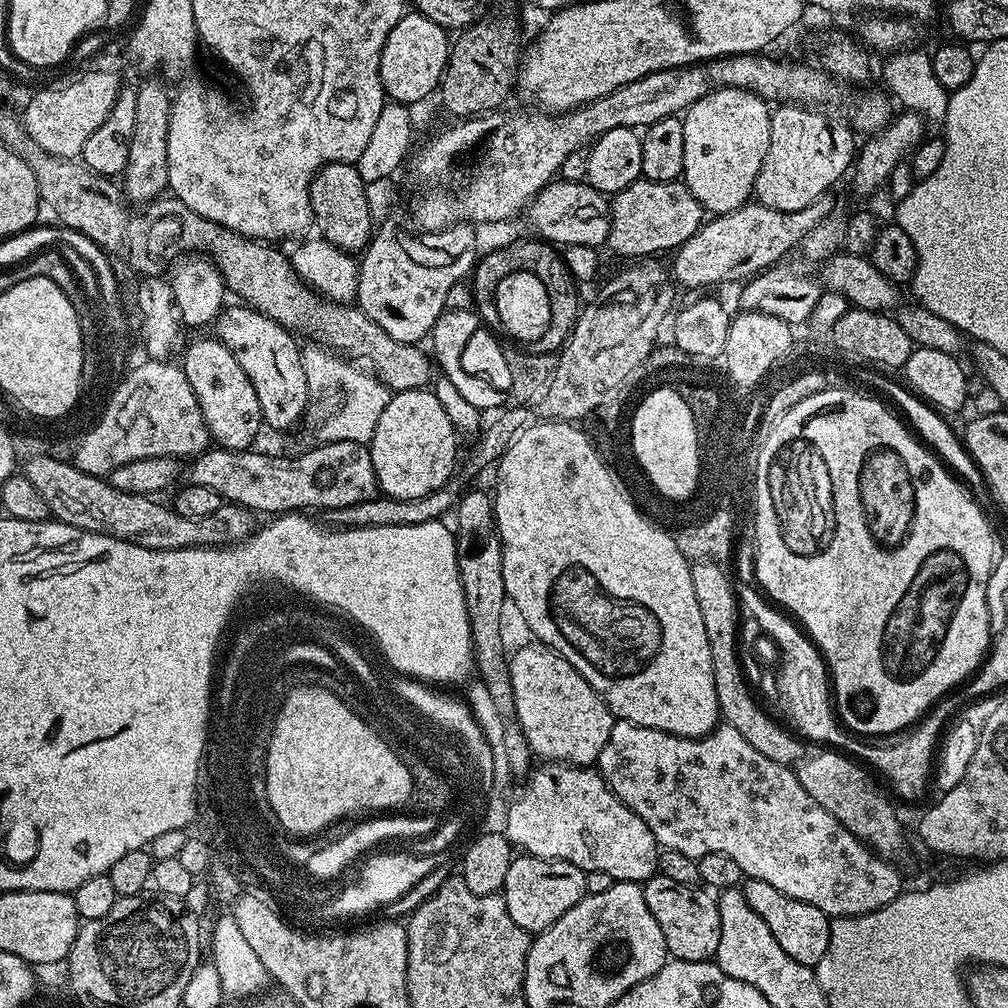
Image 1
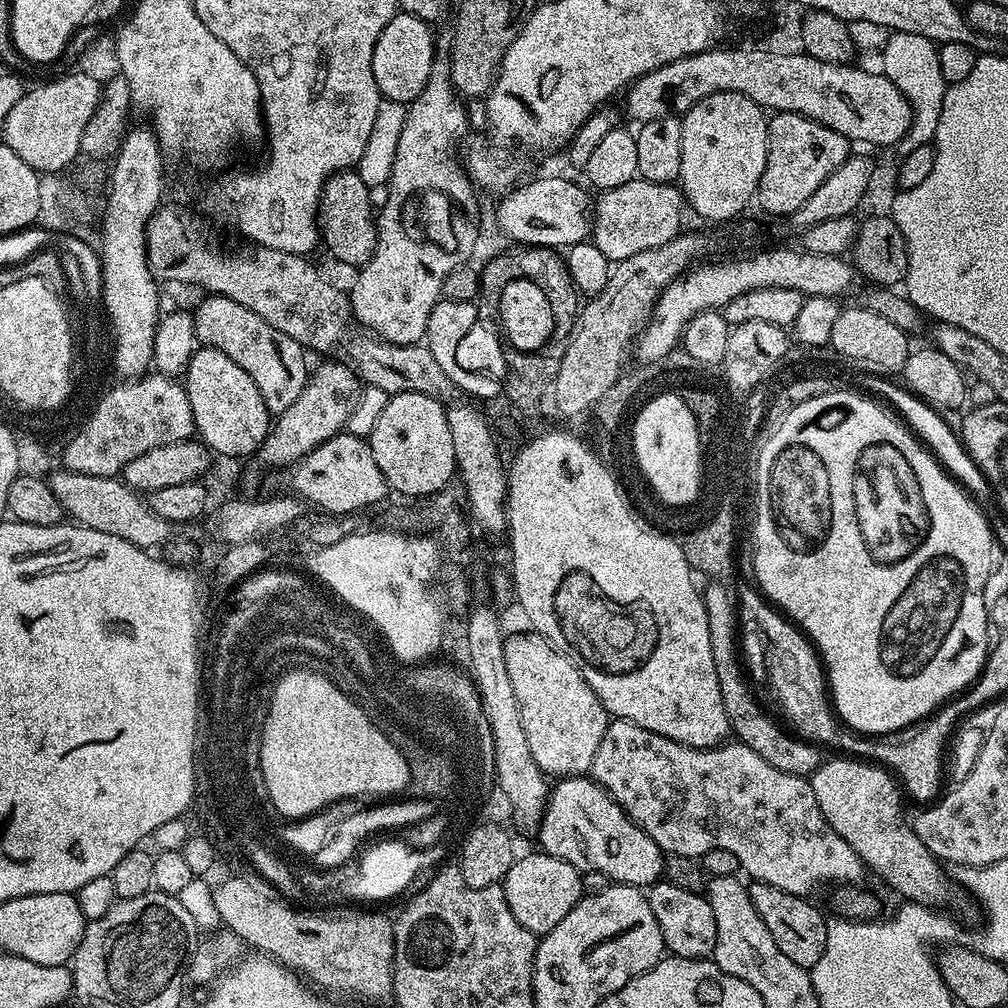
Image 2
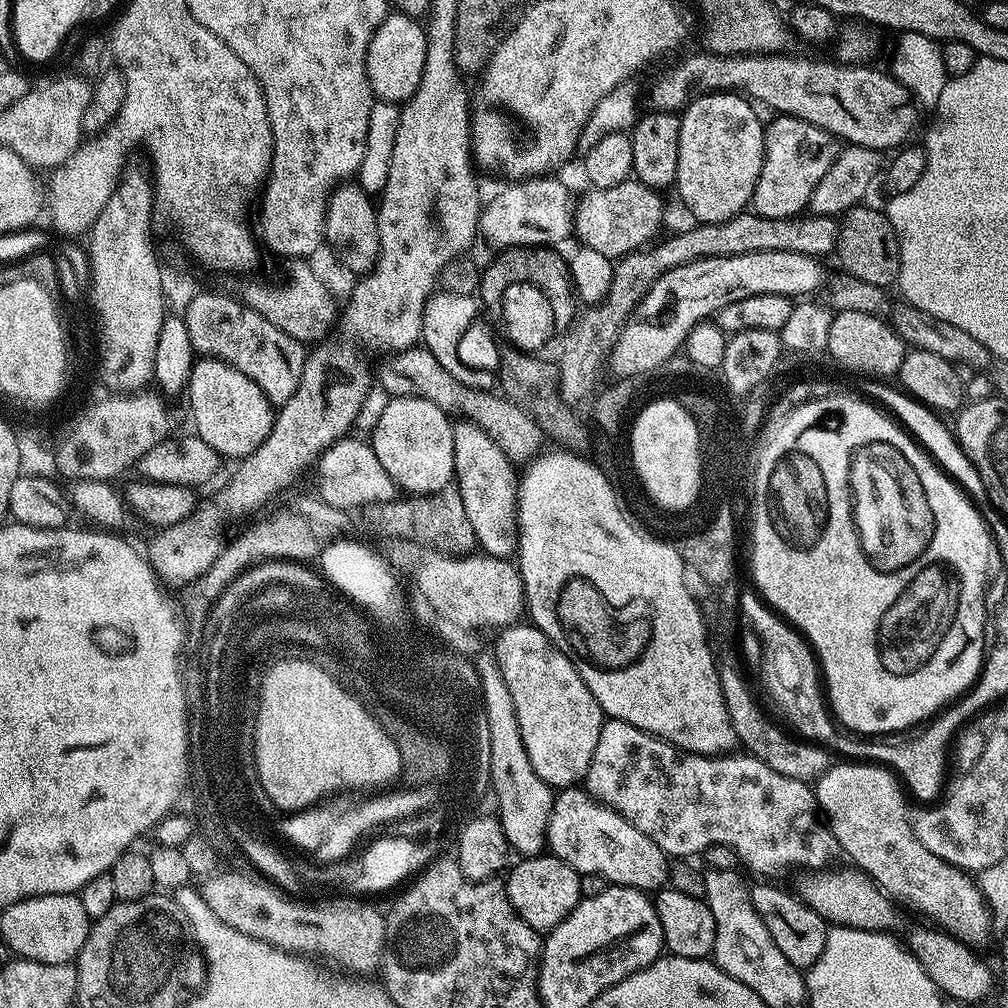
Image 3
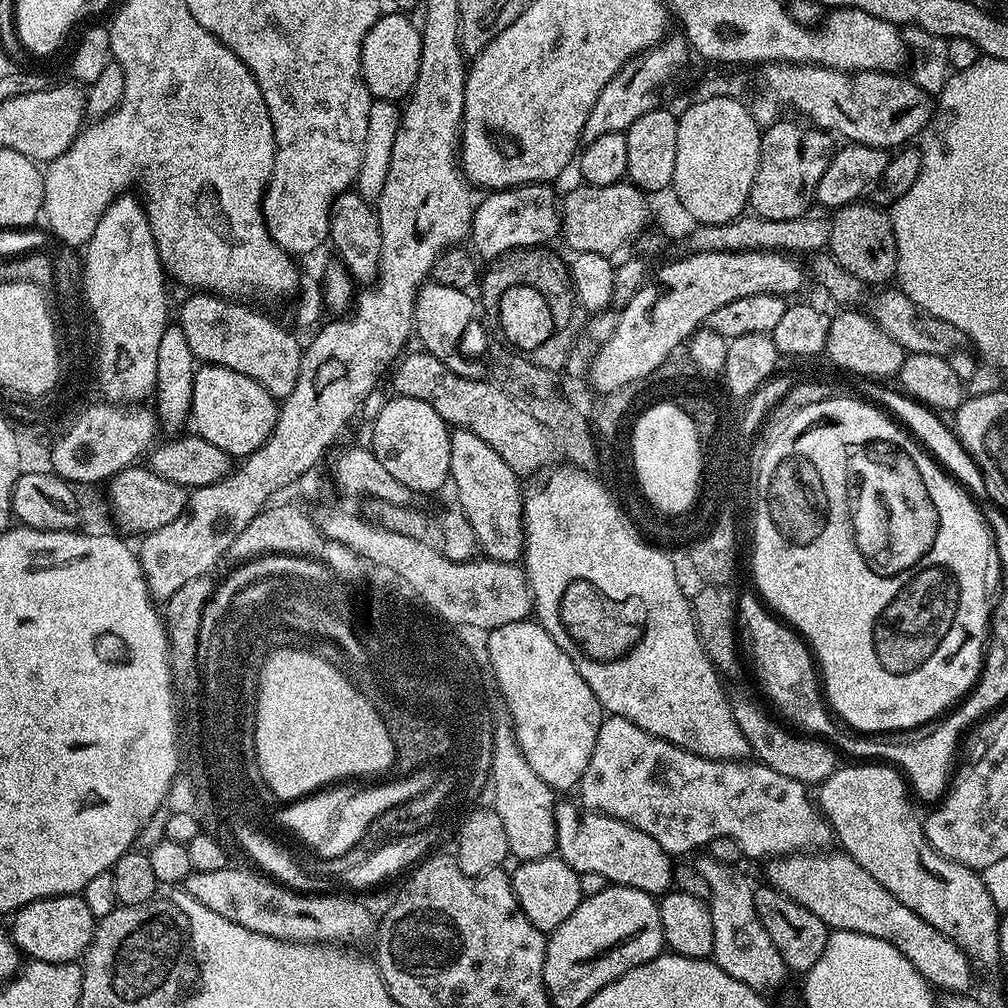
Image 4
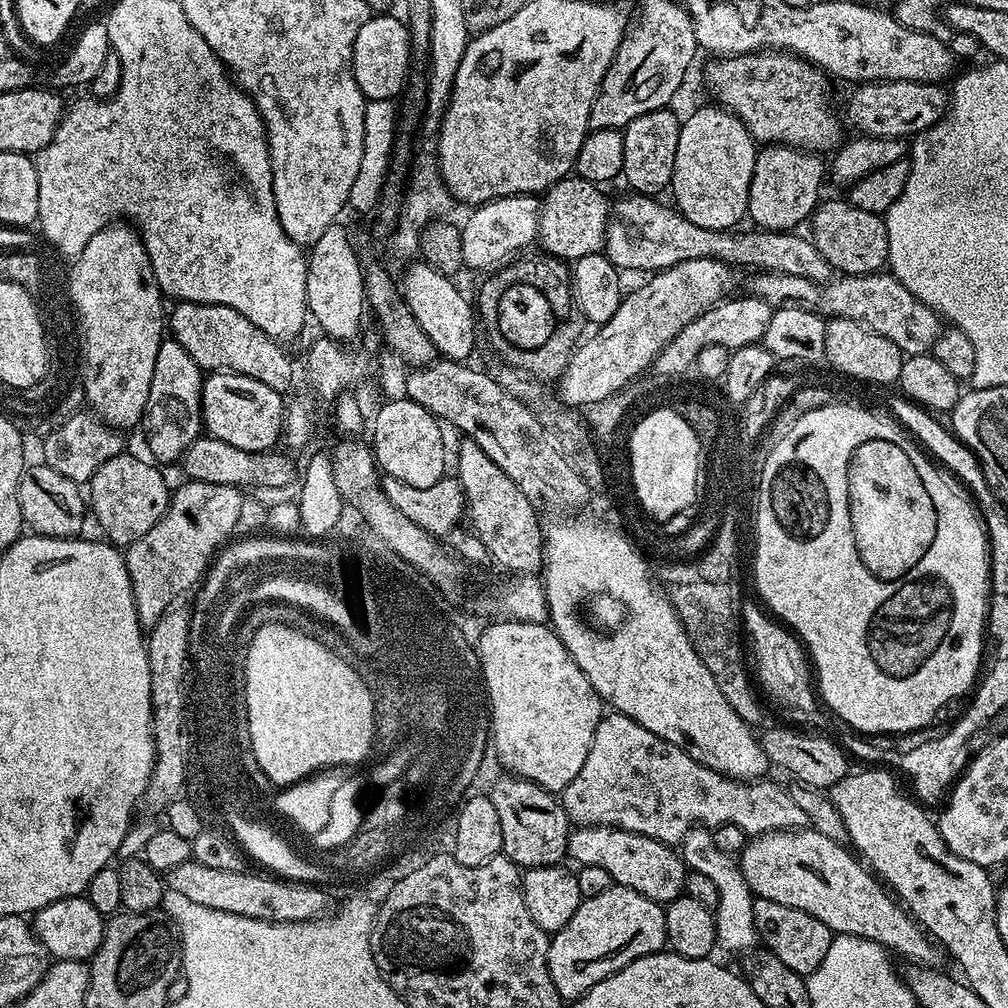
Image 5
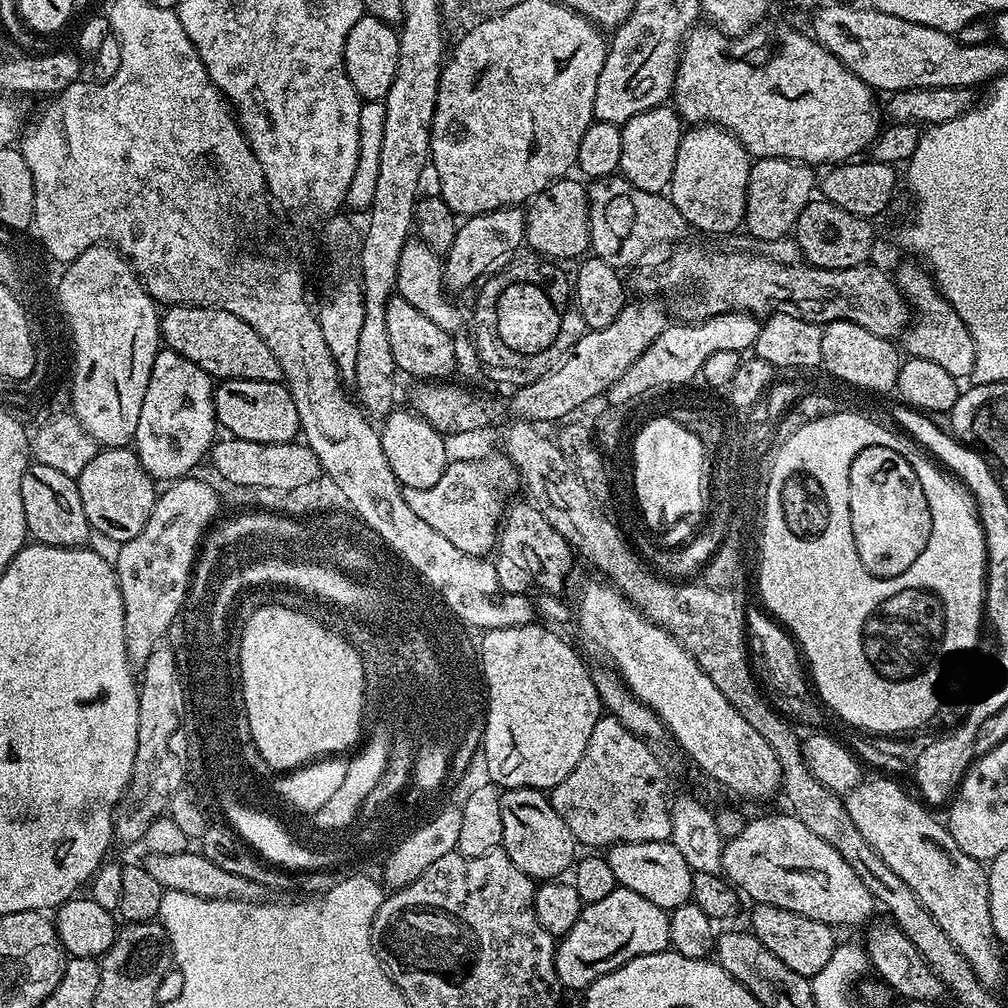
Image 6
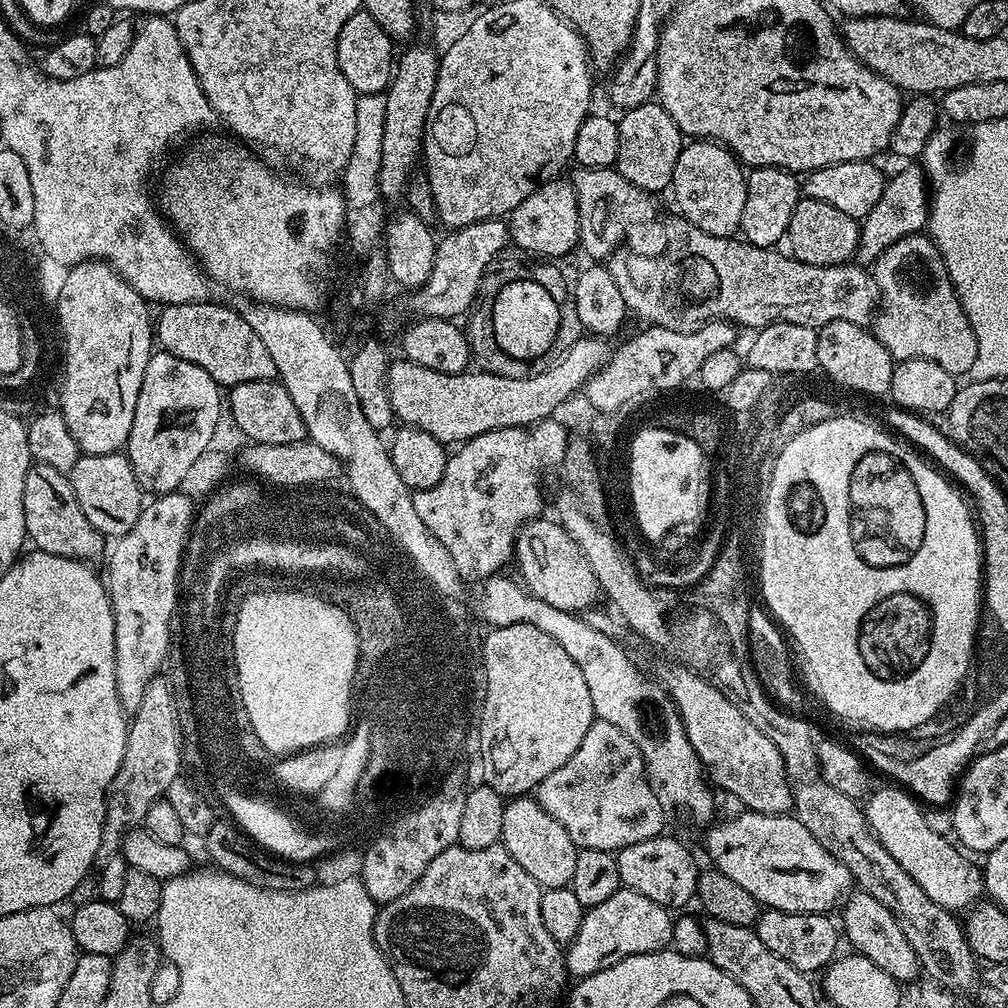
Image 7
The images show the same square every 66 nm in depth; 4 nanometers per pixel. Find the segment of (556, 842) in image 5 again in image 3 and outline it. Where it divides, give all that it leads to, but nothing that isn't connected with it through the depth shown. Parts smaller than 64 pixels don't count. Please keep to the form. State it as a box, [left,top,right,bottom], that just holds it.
[475,651,555,857]

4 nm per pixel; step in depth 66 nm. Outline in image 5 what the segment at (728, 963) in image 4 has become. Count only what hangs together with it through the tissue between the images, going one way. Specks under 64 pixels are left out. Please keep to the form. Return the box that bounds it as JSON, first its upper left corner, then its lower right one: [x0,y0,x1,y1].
[678,826,758,952]

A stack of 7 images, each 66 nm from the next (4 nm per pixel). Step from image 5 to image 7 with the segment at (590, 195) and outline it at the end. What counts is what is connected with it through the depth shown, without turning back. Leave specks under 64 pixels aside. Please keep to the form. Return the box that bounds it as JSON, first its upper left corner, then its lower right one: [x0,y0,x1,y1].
[506,178,580,258]

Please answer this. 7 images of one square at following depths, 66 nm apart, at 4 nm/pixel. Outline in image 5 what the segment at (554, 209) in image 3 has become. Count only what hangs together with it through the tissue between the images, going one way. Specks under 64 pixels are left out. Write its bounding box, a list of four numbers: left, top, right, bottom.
[462,195,540,270]

